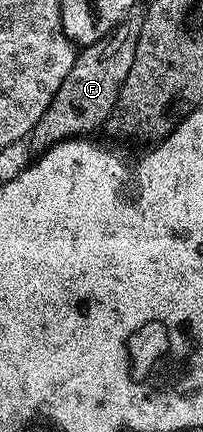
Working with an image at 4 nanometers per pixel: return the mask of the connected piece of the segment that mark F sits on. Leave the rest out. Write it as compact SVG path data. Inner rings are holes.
M127 17L100 41L81 48L74 56L72 73L64 77L64 85L56 89L56 97L52 97L52 105L44 111L44 117L31 129L28 144L34 153L41 153L47 147L55 147L66 139L89 136L98 126L109 120L118 104L118 94L124 85L124 77L128 77L128 69L132 69L132 57L136 57L136 41L140 37L142 19Z

